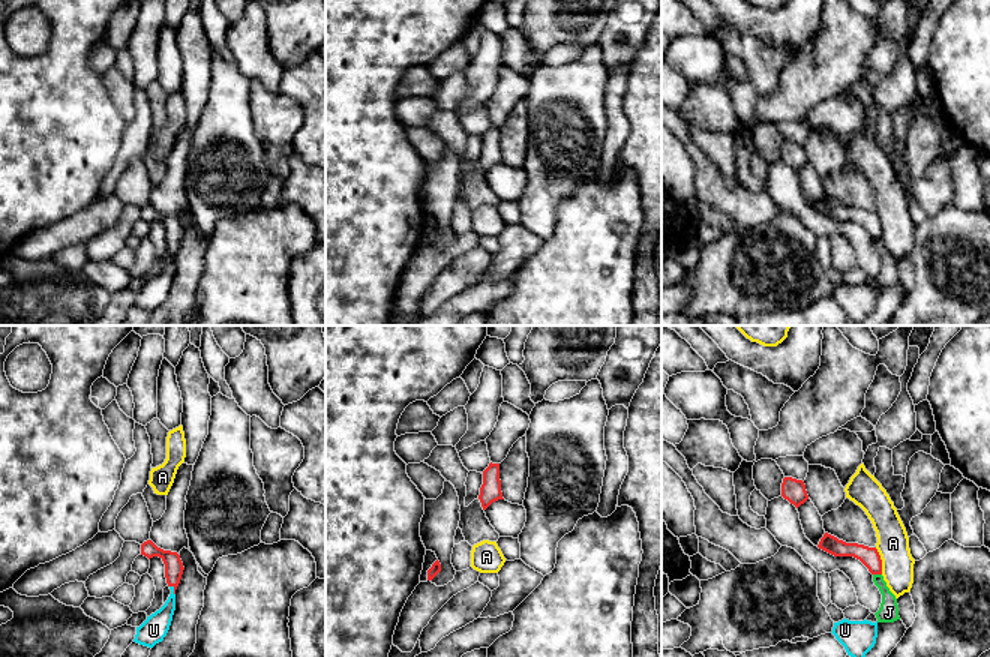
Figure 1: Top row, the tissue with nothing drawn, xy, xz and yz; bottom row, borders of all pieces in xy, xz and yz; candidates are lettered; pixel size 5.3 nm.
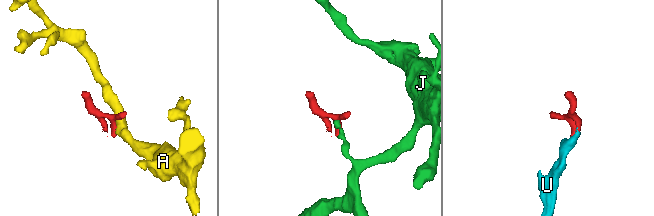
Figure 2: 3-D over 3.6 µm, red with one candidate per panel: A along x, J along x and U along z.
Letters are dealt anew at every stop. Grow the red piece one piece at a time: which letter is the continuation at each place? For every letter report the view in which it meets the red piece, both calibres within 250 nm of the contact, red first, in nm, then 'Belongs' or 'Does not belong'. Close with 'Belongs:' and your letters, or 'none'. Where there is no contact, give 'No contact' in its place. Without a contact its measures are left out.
A: Touches red in yz. Thickness 100 nm (red) against 180 nm. Does not belong
J: Touches red in yz. Thickness 100 nm (red) against 110 nm. Does not belong
U: Touches red in xy. Thickness 100 nm (red) against 140 nm. Belongs
Belongs: U

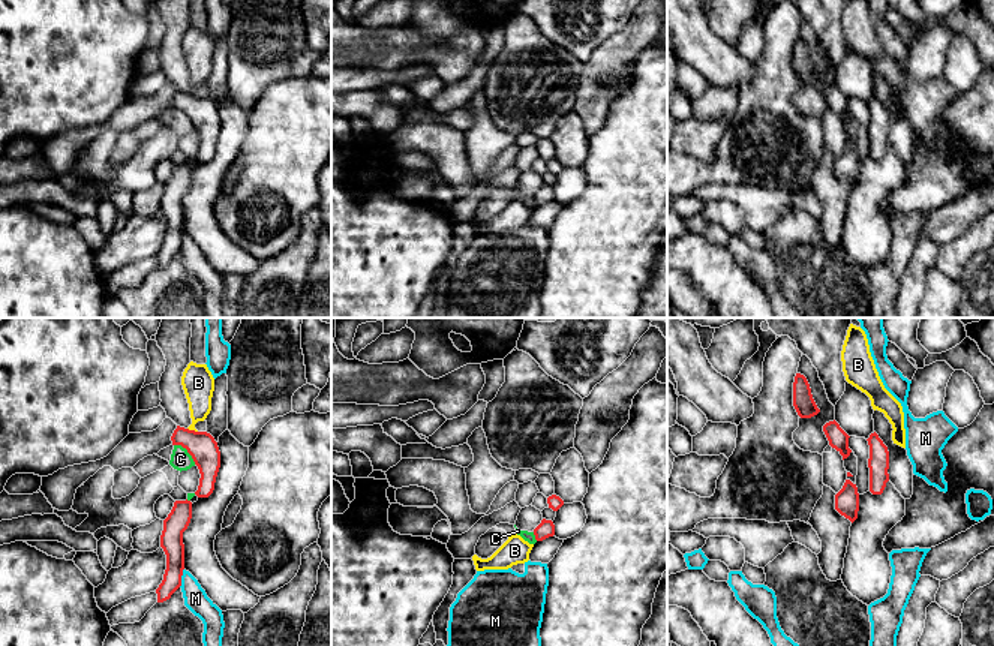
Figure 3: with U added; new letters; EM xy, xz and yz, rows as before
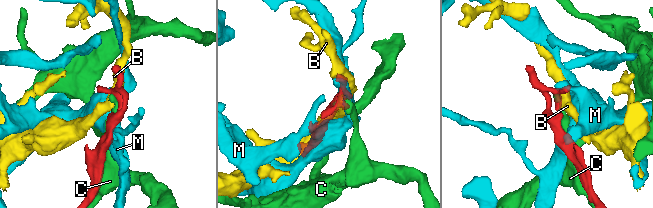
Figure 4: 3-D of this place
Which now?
B: Touches red in xy. Thickness 160 nm (red) against 170 nm. Does not belong
C: Touches red in xy. Thickness 160 nm (red) against 110 nm. Does not belong
M: Touches red in xy. Thickness 130 nm (red) against 130 nm. Does not belong
Belongs: none

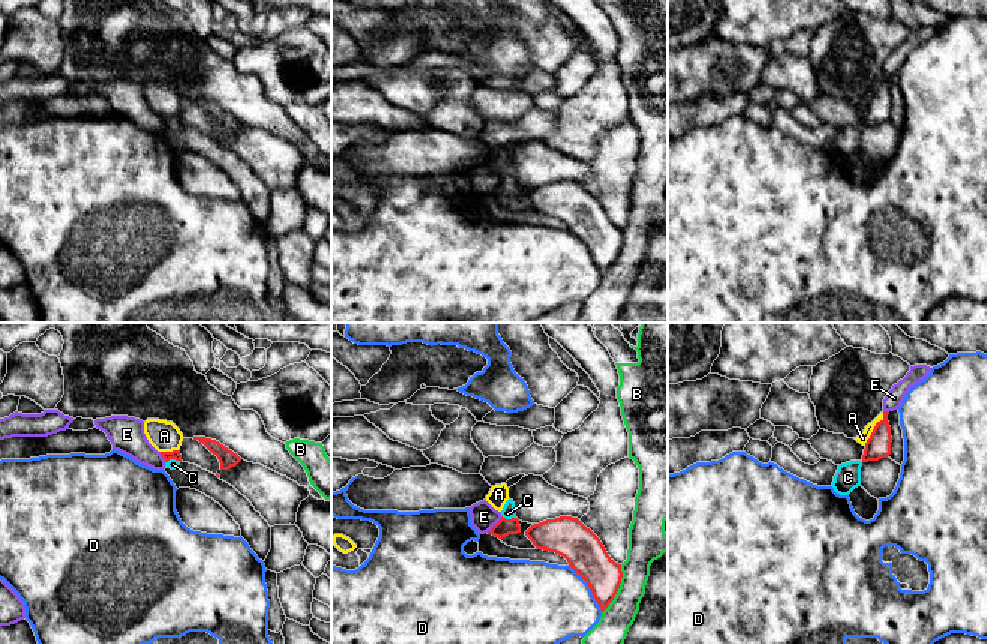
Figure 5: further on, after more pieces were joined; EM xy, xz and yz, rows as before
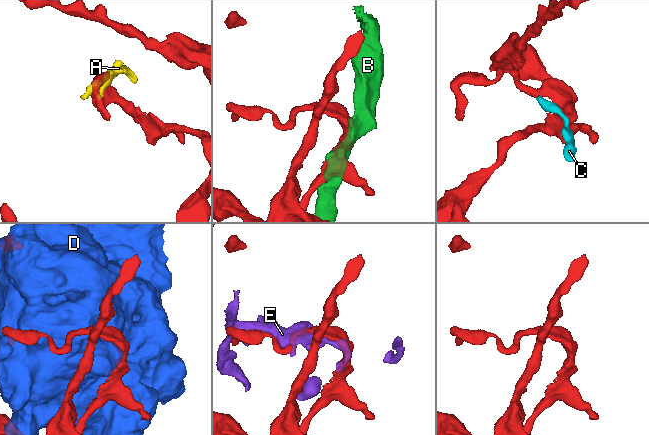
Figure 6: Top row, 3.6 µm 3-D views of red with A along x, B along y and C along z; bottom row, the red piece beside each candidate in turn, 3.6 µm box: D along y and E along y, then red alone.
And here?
A: Touches red in yz. Thickness 140 nm (red) against 50 nm. Does not belong
B: Touches red in xz. Thickness 220 nm (red) against 170 nm. Does not belong
C: Touches red in xz. Thickness 90 nm (red) against 70 nm. Belongs
D: Touches red in xz. Thickness 220 nm (red) against 440 nm. Does not belong
E: Touches red in xz. Thickness 90 nm (red) against 140 nm. Does not belong
Belongs: C

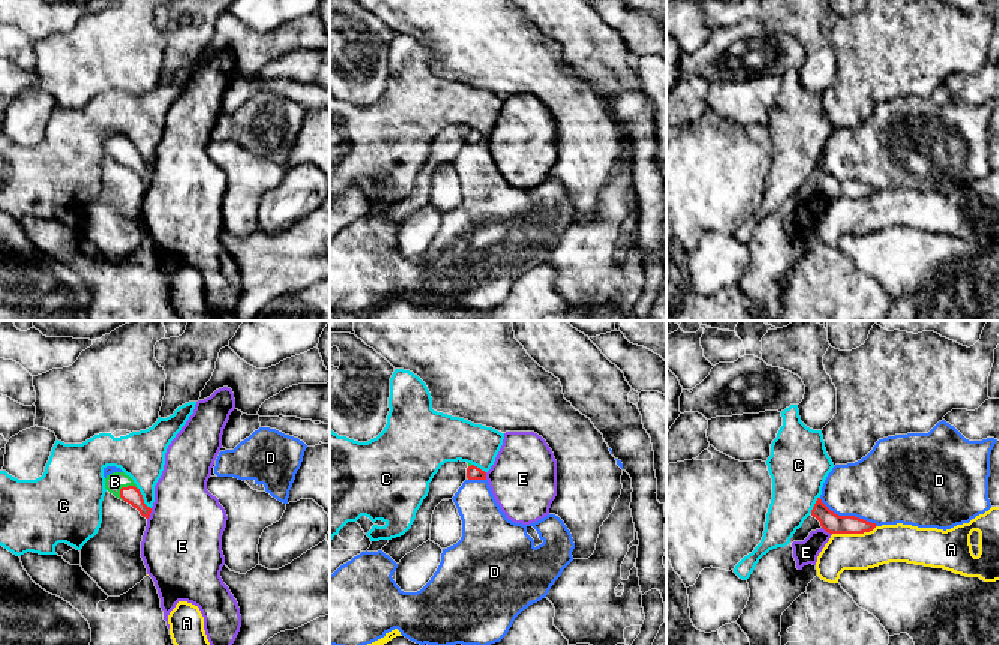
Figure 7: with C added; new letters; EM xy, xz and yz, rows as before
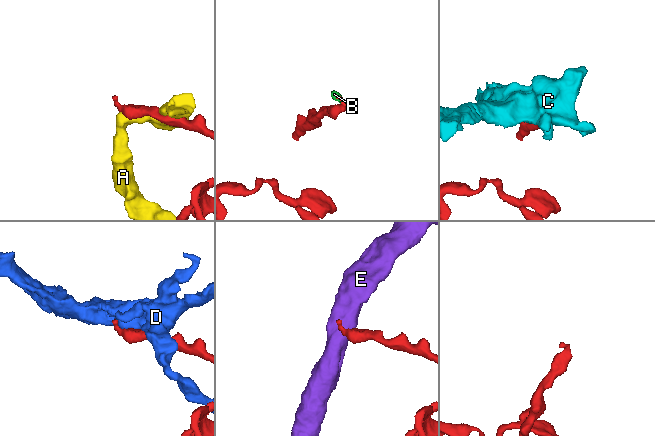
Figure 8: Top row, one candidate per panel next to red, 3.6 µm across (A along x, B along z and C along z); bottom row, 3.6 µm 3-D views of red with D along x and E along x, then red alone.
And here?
A: Touches red in yz. Thickness 110 nm (red) against 200 nm. Does not belong
B: Touches red in xy. Thickness 90 nm (red) against 100 nm. Belongs
C: Touches red in xy. Thickness 90 nm (red) against 260 nm. Does not belong
D: Touches red in yz. Thickness 110 nm (red) against 400 nm. Does not belong
E: Touches red in xy. Thickness 90 nm (red) against 440 nm. Does not belong
Belongs: B

